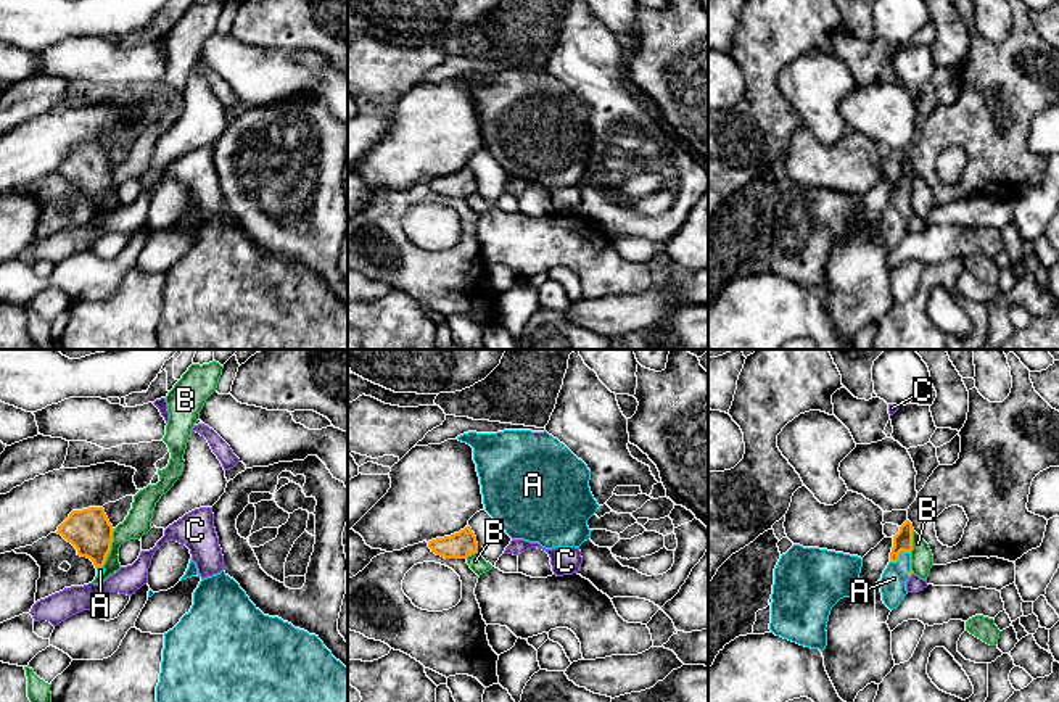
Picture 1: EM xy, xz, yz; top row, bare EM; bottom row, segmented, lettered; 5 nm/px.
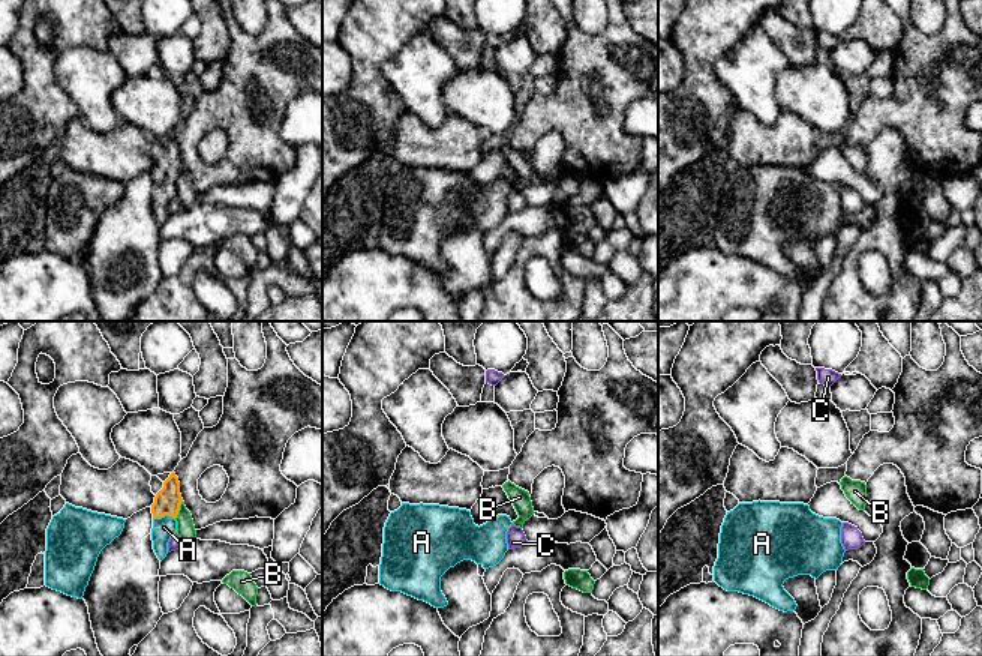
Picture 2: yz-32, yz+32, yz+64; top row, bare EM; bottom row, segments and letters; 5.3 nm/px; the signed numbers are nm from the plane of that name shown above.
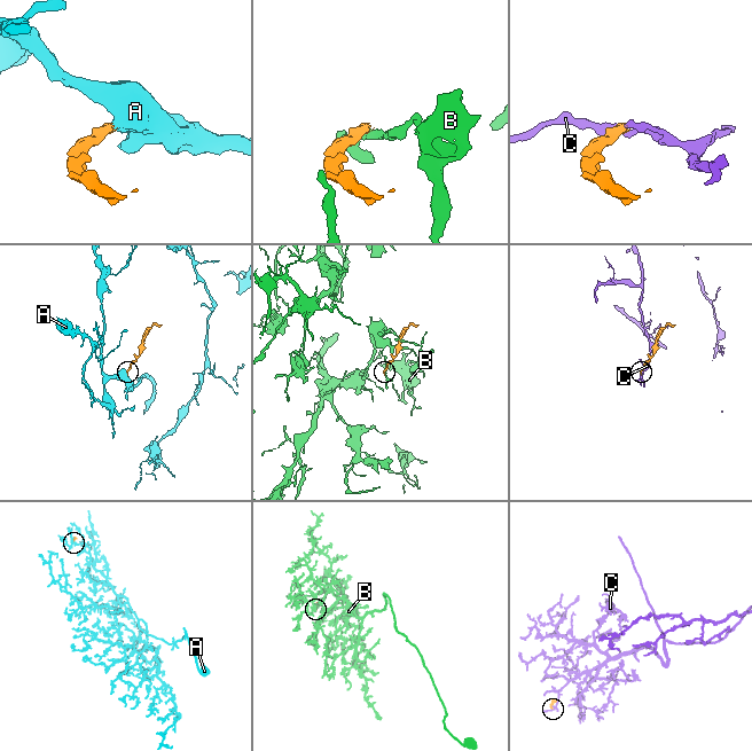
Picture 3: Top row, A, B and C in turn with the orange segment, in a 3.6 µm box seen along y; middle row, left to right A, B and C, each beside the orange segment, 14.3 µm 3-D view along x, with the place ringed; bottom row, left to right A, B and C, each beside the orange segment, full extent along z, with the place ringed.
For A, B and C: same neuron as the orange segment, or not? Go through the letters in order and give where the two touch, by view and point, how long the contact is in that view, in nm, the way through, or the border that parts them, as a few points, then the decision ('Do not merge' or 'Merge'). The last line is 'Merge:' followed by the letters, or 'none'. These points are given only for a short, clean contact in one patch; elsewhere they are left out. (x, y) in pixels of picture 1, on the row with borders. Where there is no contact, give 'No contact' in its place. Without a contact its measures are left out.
A: Touches orange at yz (898, 553). Shared border 120 nm. Path across: yz (903, 540), (898, 553), (898, 570), (894, 578). Merge
B: Touches orange at xy (110, 548). Shared border 200 nm. Boundary: xy (115, 528), (111, 549), (102, 565). Do not merge
C: No contact. Do not merge
Merge: A

